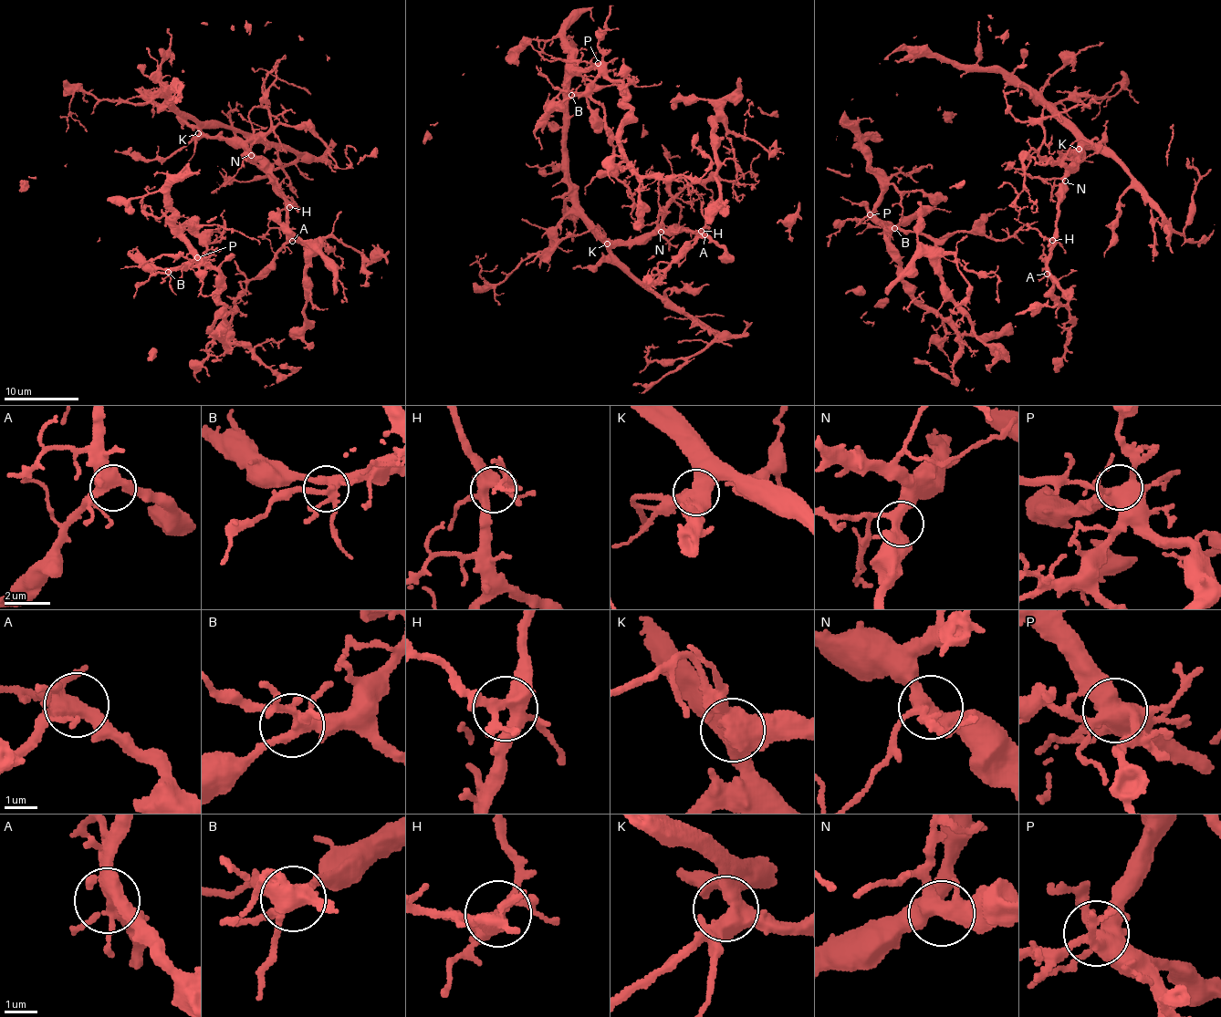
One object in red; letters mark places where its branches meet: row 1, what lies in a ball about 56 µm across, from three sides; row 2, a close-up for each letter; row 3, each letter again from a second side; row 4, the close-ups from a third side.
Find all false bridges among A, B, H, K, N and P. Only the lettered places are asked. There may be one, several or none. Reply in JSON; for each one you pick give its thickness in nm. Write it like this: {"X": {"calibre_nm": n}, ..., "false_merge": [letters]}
{"false_merge": []}

